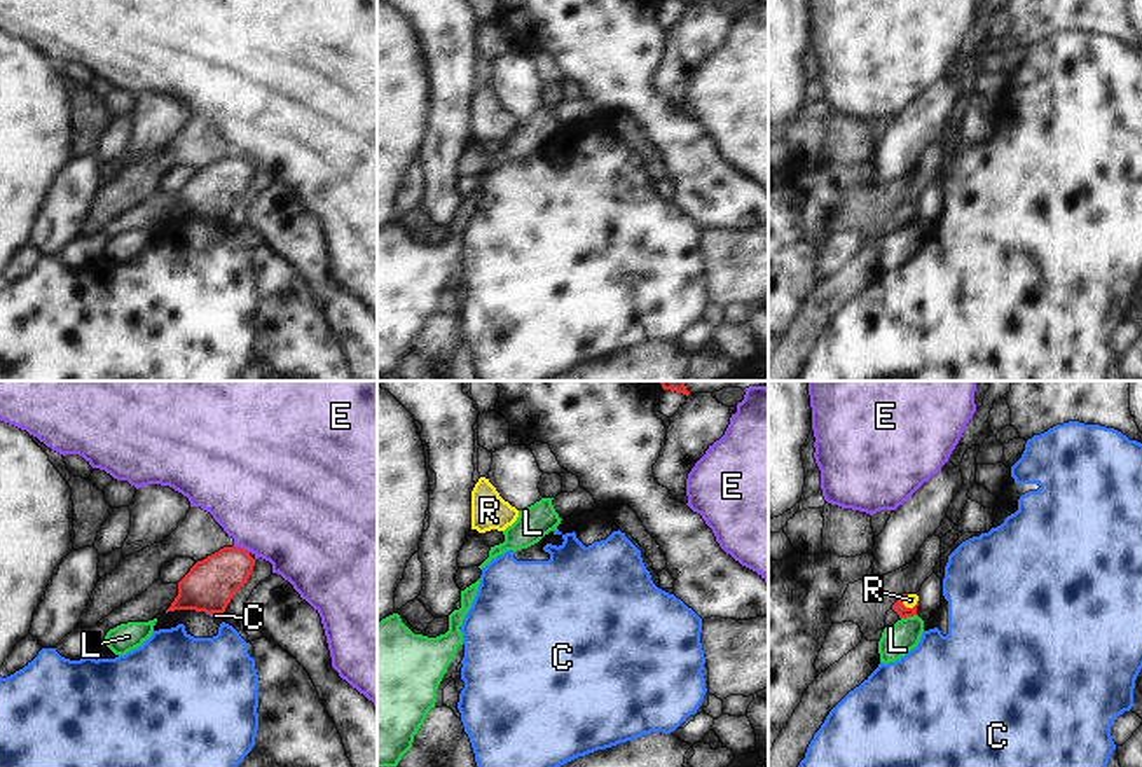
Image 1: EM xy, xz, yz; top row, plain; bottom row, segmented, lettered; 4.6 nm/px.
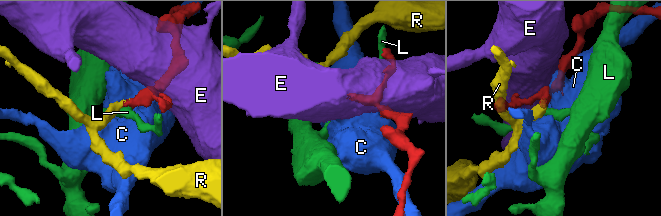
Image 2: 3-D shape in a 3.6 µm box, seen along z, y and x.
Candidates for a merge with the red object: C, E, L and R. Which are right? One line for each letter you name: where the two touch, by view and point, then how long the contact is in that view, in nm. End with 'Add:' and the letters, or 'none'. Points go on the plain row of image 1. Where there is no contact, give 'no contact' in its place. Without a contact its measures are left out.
R: meets red in yz at (910, 217); contact 80 nm long
Add: R

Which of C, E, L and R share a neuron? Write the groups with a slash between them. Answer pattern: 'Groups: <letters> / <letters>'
Groups: C / E / L / R

